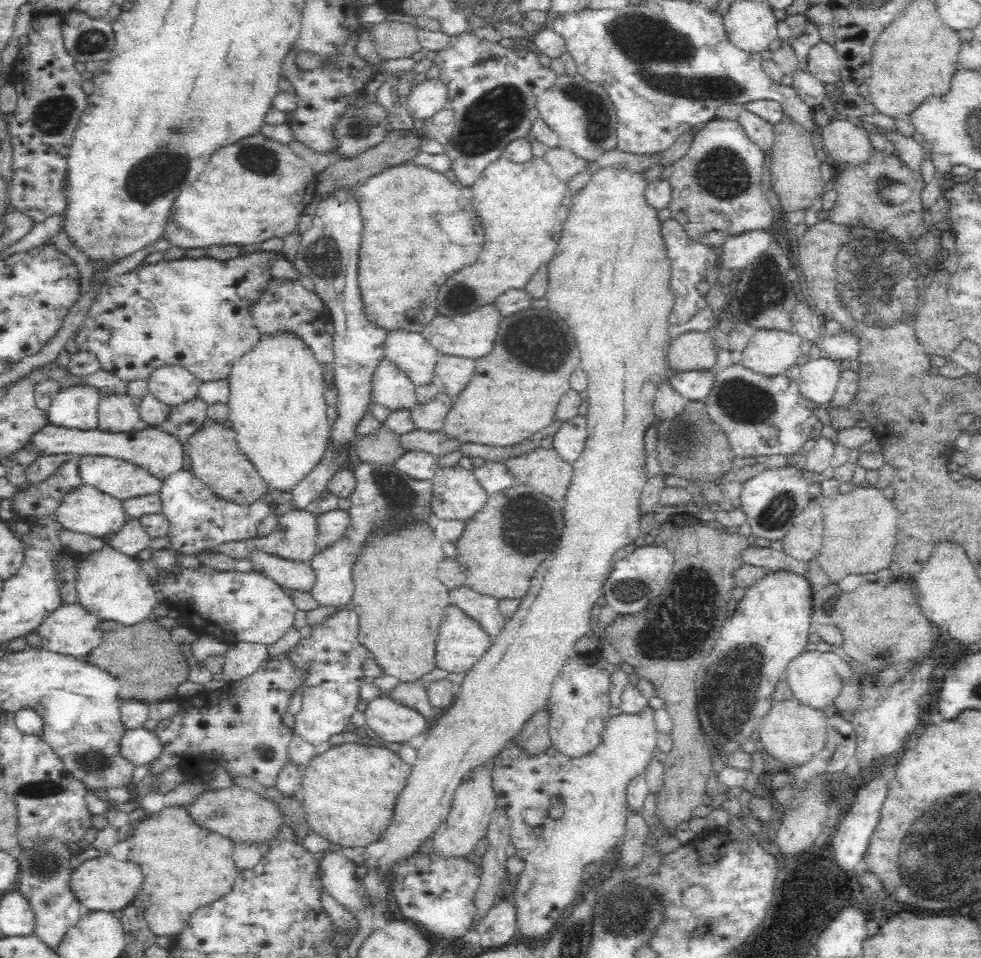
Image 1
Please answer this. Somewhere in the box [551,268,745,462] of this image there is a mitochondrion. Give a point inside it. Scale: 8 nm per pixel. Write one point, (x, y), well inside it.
(672, 432)

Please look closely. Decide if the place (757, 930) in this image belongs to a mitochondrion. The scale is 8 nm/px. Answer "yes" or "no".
no

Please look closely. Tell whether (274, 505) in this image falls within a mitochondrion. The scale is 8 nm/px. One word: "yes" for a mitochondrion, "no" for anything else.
no

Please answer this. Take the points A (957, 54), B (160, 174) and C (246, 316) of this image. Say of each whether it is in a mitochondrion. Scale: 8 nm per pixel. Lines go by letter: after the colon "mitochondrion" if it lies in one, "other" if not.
A: other
B: mitochondrion
C: other

